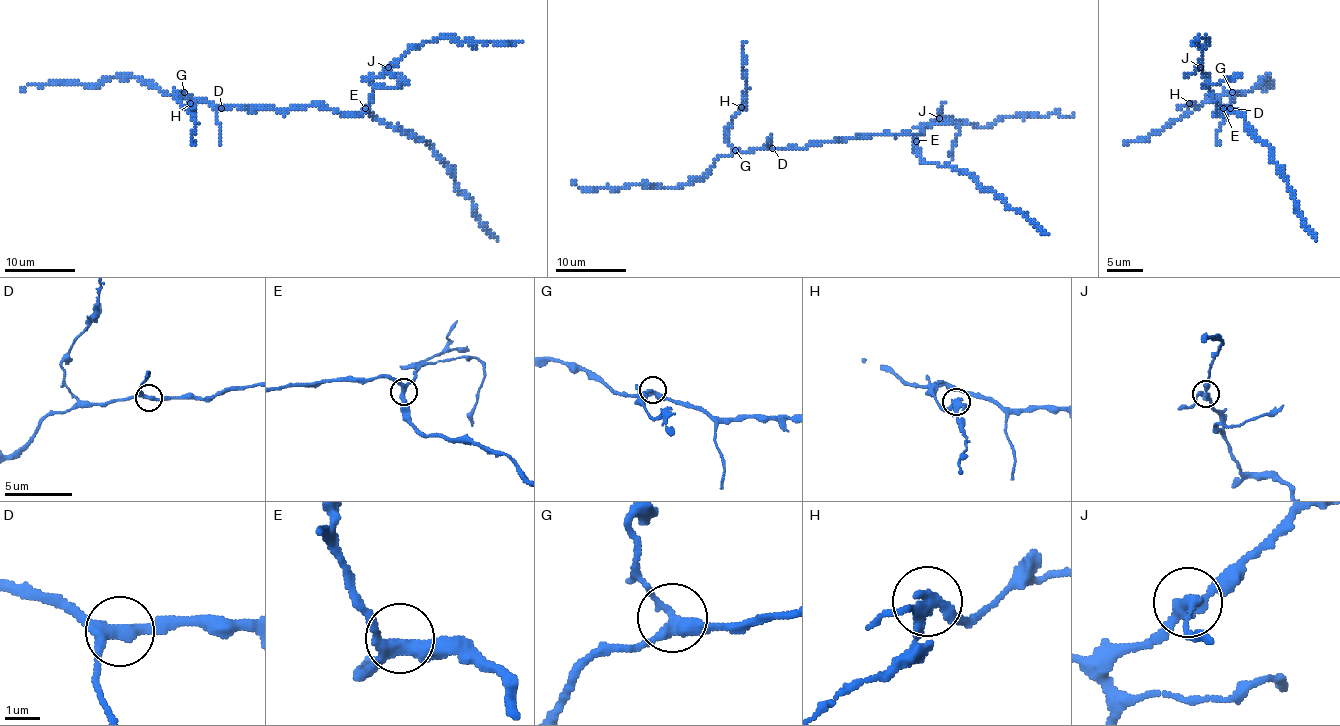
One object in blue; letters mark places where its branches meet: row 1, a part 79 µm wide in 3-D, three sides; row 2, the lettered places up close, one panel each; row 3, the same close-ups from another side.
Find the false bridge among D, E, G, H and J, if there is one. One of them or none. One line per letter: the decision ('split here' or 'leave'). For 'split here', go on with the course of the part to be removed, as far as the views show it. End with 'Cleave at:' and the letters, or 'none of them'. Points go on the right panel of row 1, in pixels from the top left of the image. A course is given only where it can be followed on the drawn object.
D: leave
E: leave
G: leave
H: split here; foreign part runs (1189, 103), (1185, 112), (1144, 140), (1123, 144)
J: leave
Cleave at: H

